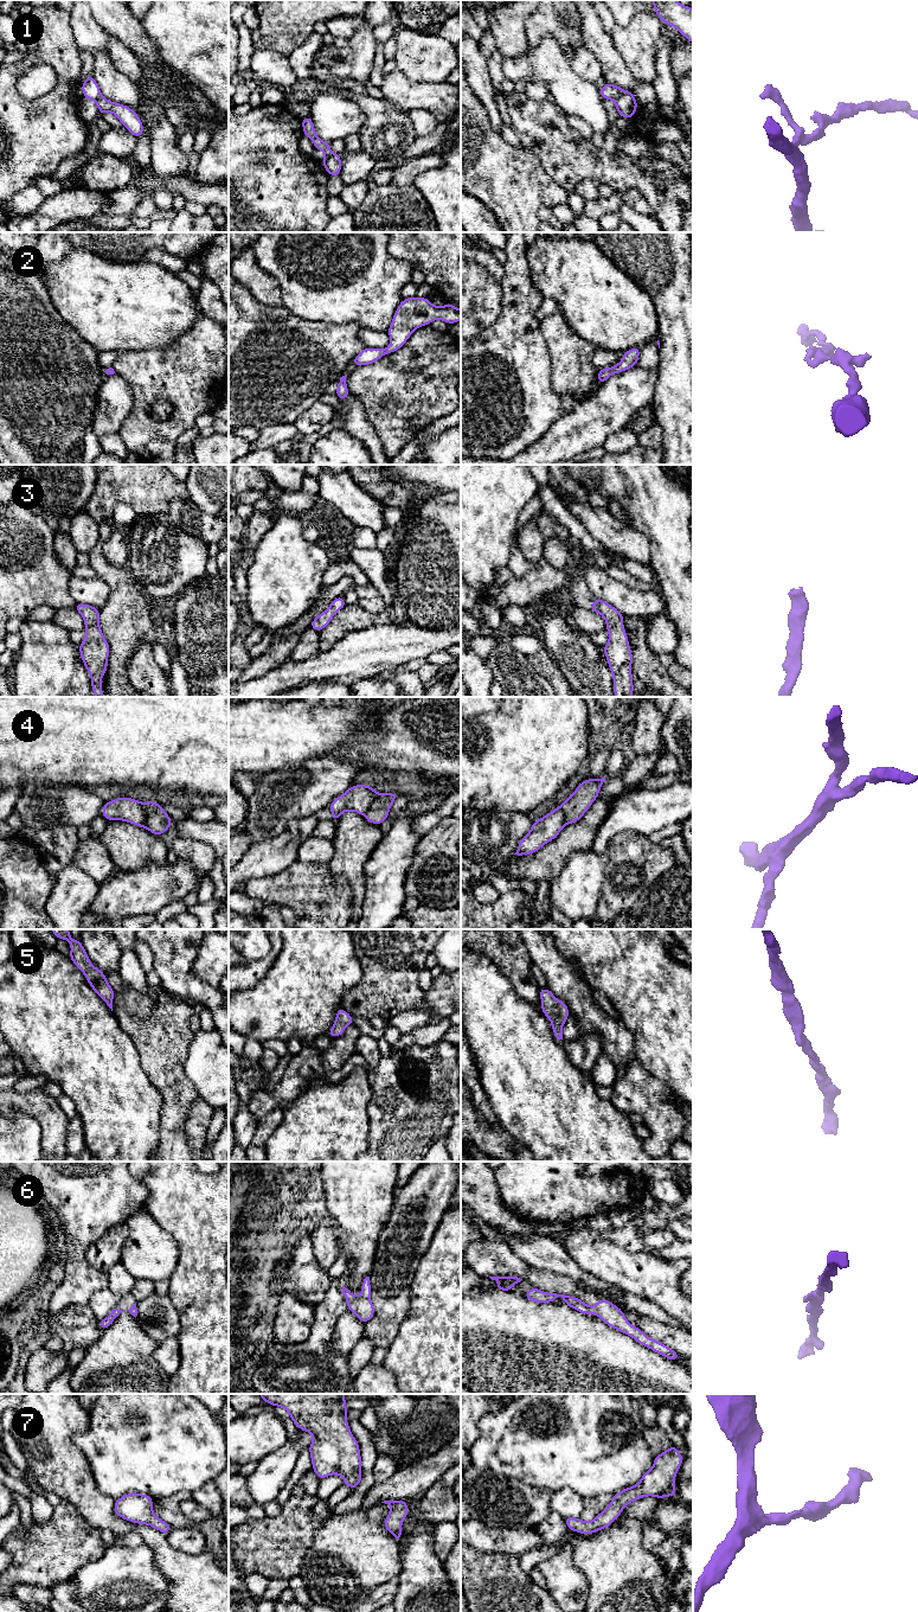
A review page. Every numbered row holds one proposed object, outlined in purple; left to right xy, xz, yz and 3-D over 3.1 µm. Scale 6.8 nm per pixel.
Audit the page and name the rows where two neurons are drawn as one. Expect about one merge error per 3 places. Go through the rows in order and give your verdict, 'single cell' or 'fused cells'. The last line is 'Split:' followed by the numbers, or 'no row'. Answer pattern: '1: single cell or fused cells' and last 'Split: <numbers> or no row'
1: fused cells
2: single cell
3: single cell
4: fused cells
5: single cell
6: single cell
7: single cell
Split: 1, 4

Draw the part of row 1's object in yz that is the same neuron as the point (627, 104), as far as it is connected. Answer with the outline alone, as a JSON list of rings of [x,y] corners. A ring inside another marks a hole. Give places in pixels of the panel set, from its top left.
[[[628,92],[615,101],[615,107],[618,111],[618,115],[627,120],[634,116],[637,105],[637,101],[633,92]]]

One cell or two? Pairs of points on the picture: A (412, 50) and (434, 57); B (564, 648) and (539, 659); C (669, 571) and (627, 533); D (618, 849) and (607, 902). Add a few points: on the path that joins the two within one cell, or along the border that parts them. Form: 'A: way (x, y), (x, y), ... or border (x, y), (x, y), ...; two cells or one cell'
A: way (417, 53), (422, 57), (429, 57); one cell
B: border (541, 645), (557, 665), (564, 679); two cells
C: border (636, 529), (648, 539), (650, 565); two cells
D: way (618, 862), (618, 889); one cell

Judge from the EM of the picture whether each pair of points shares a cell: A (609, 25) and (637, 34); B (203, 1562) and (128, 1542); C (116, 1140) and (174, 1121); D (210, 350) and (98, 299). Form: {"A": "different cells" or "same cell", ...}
{"A": "different cells", "B": "different cells", "C": "different cells", "D": "different cells"}

